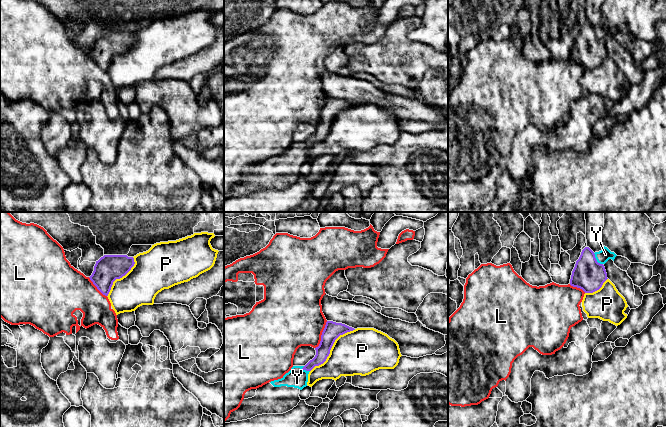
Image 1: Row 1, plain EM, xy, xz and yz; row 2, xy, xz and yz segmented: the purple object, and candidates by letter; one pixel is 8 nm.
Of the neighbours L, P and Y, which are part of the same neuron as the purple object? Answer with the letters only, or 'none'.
Y

